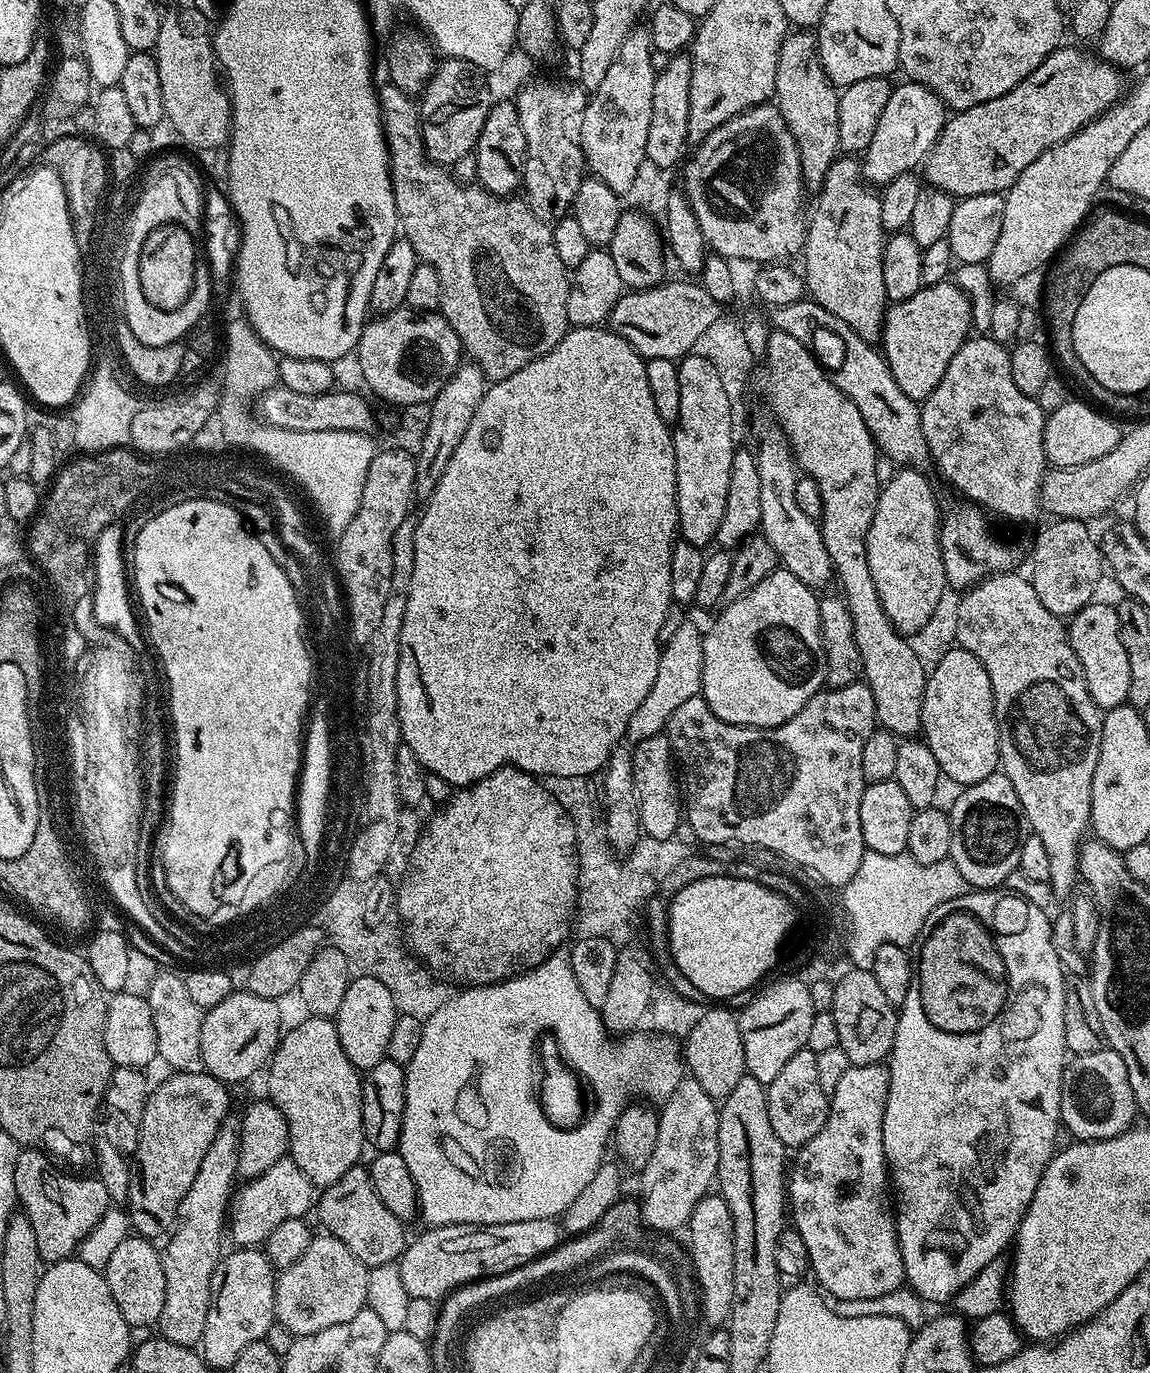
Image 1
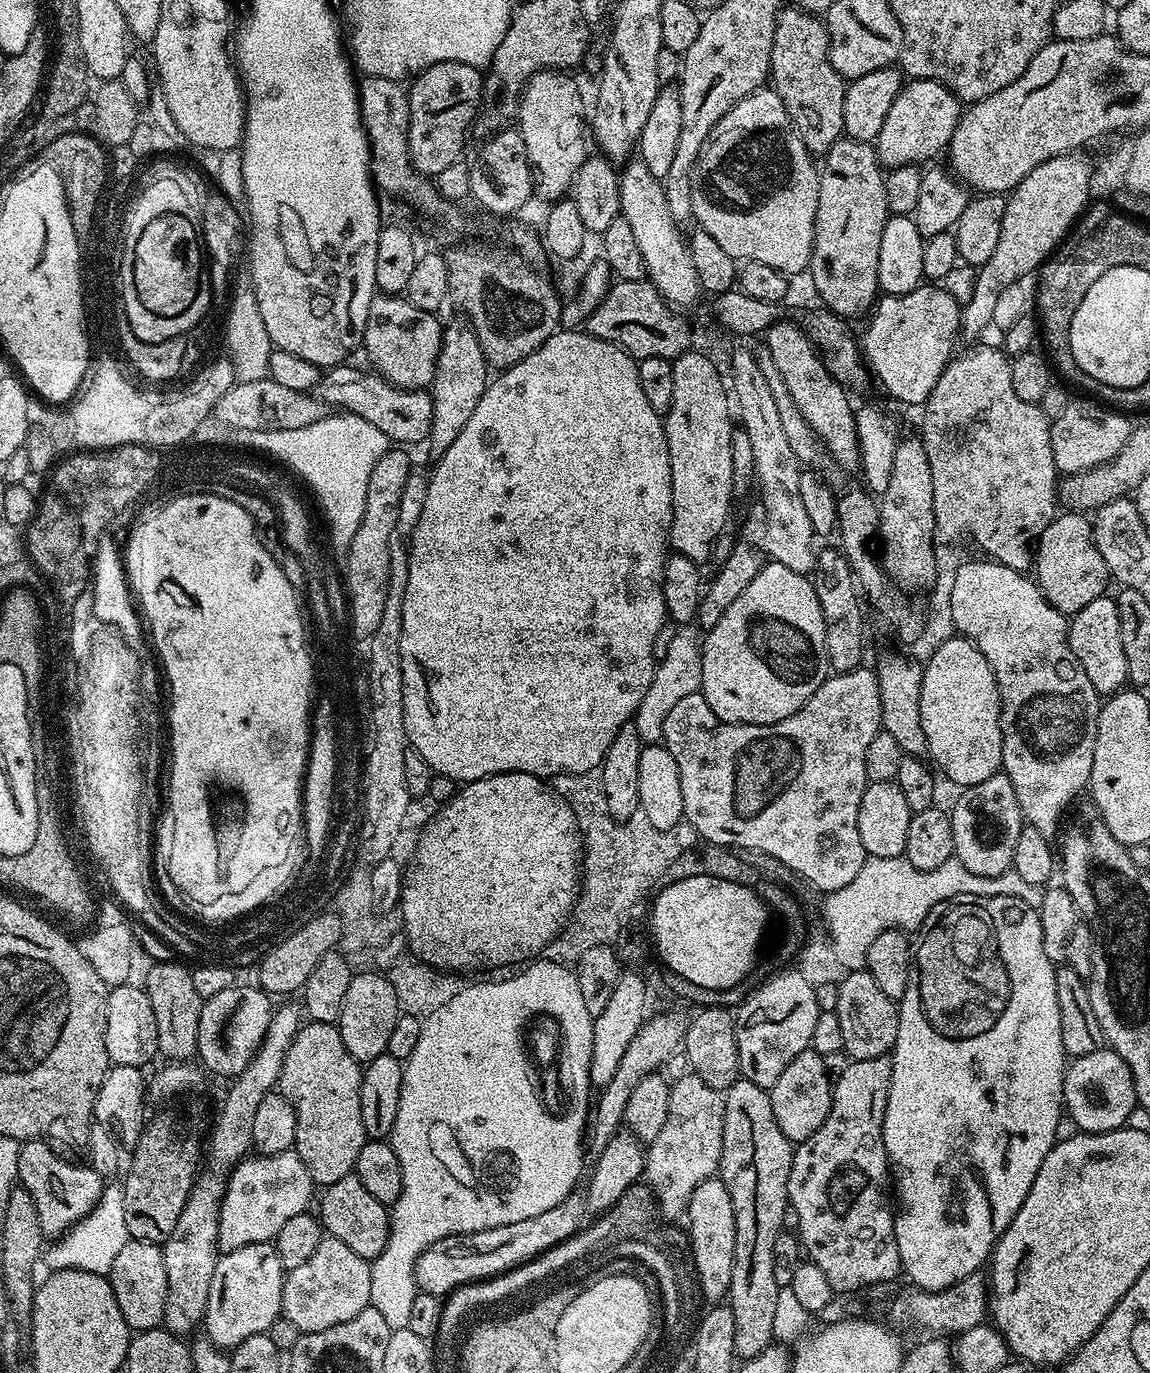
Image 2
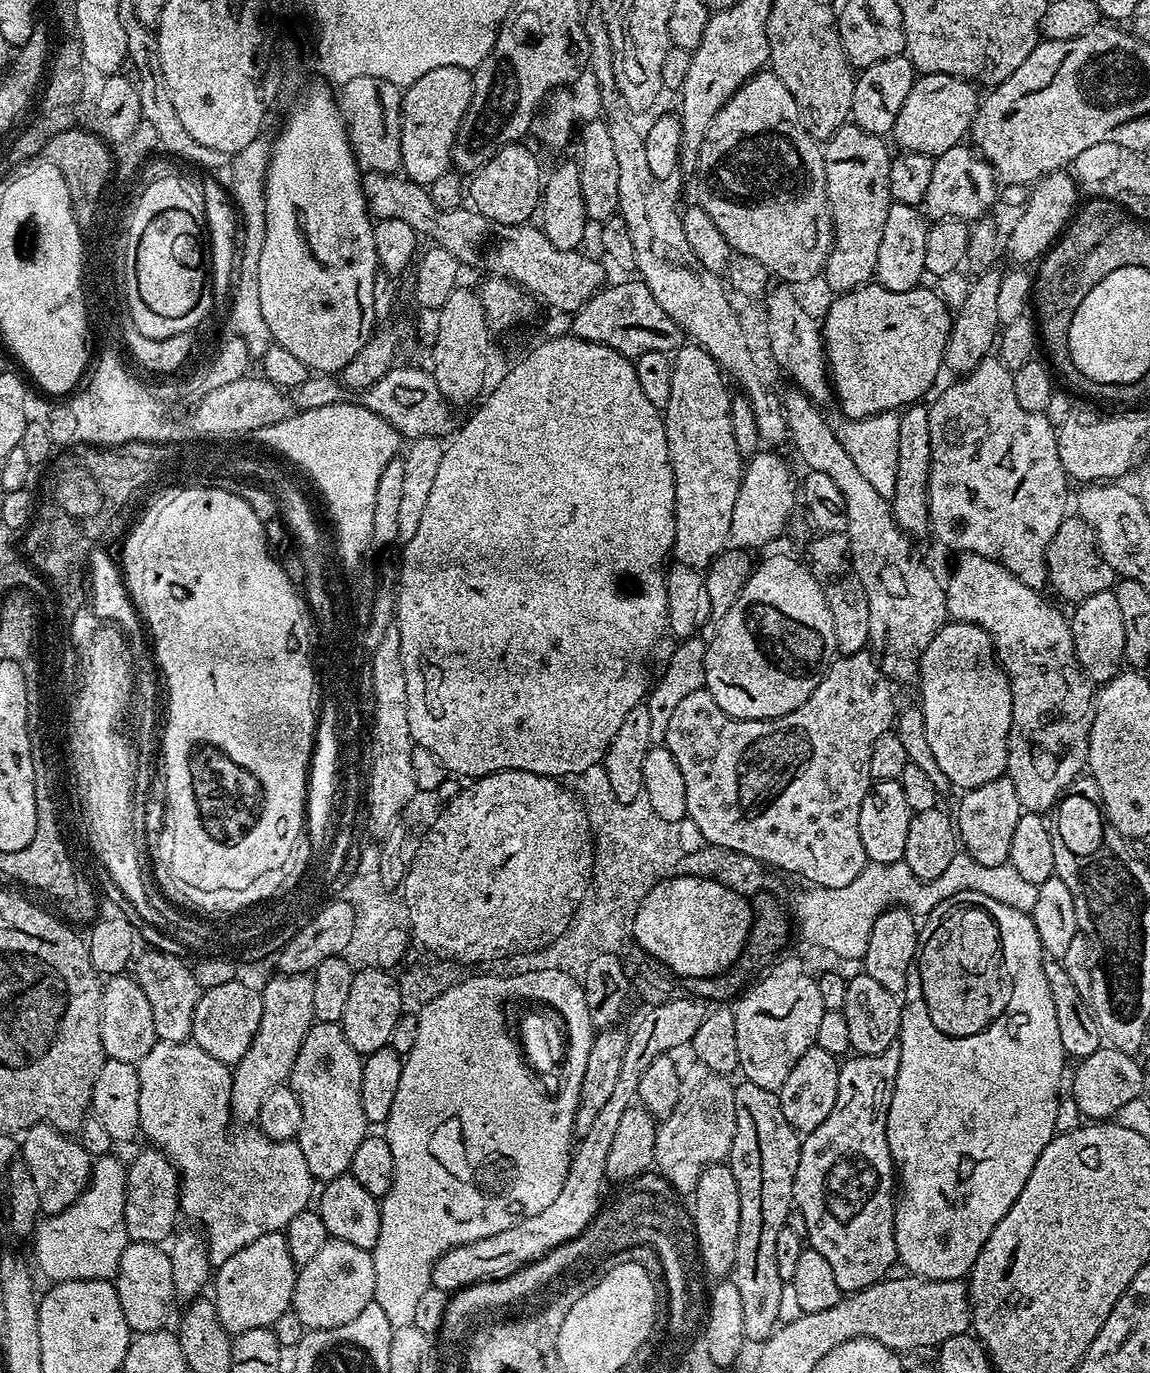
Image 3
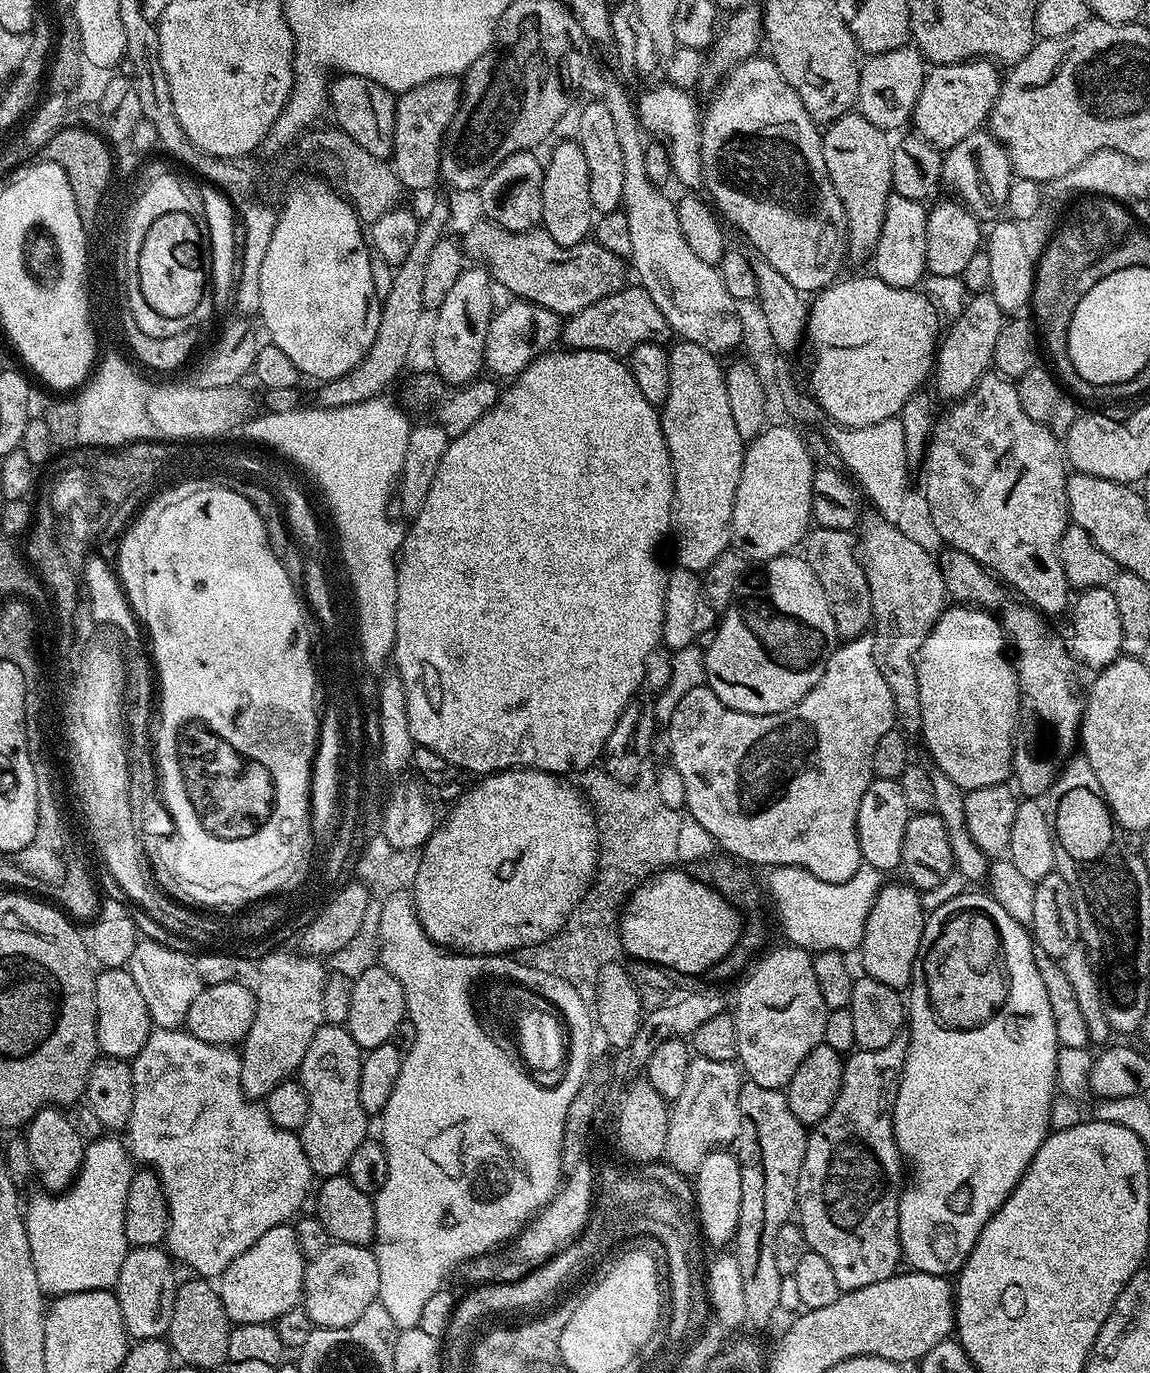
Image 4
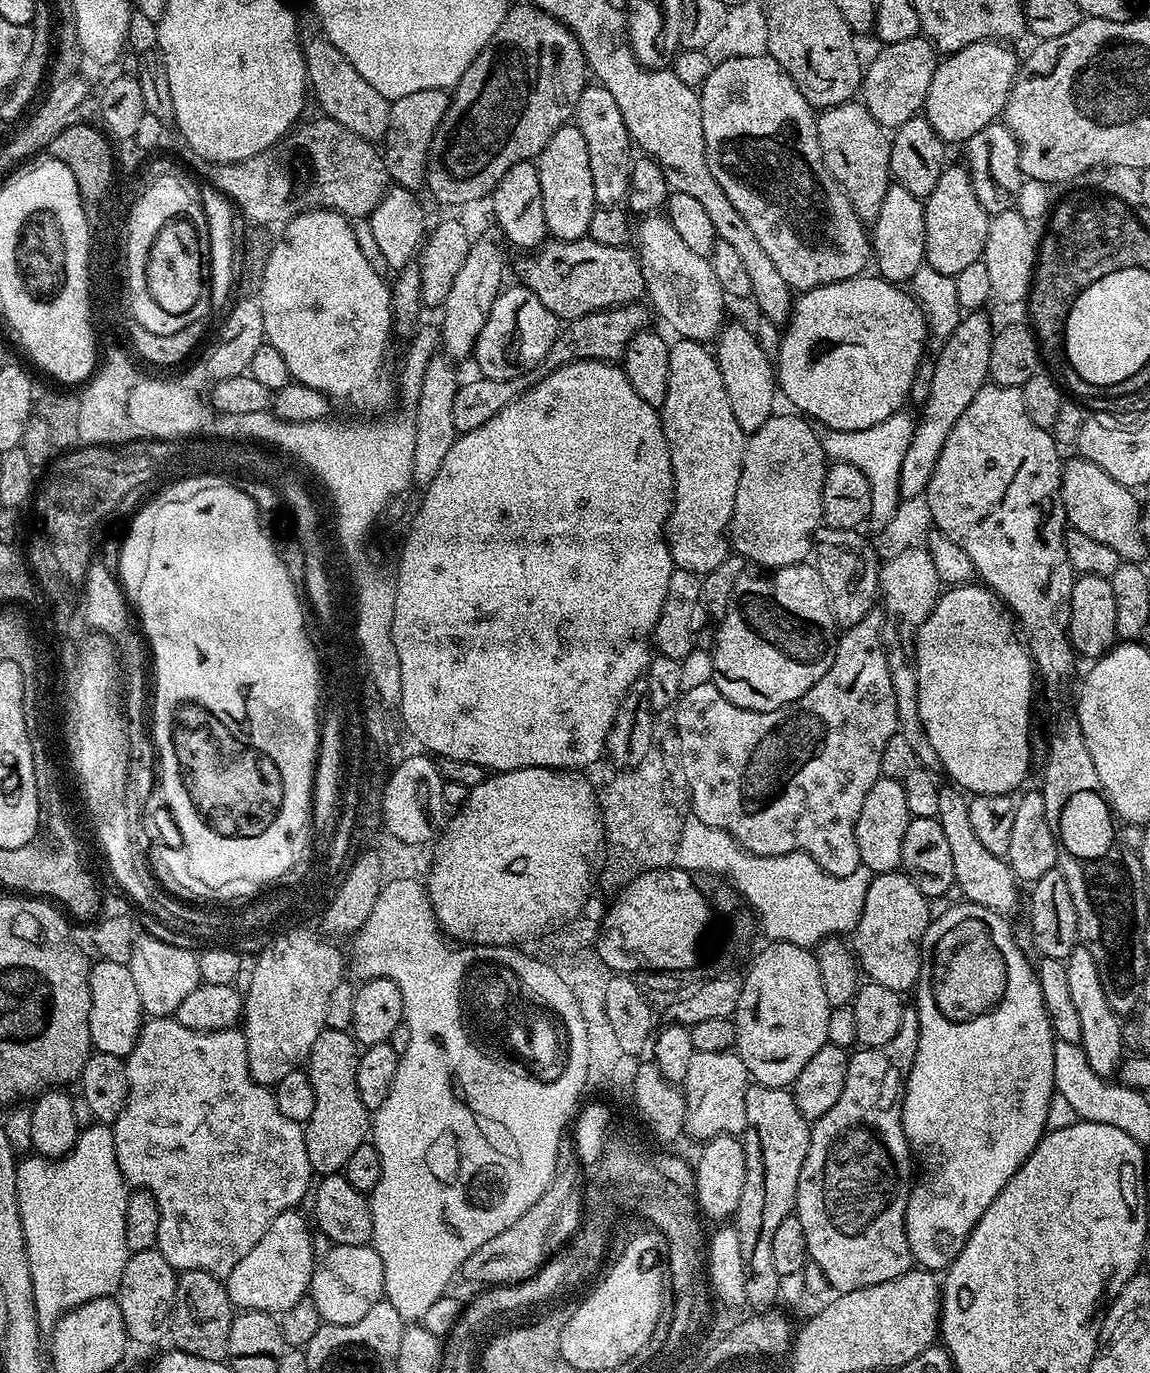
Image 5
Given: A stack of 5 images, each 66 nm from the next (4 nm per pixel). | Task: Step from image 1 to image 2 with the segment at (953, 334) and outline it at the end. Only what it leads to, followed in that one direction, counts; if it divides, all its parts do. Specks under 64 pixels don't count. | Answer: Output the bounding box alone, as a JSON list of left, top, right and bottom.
[862,283,961,406]

